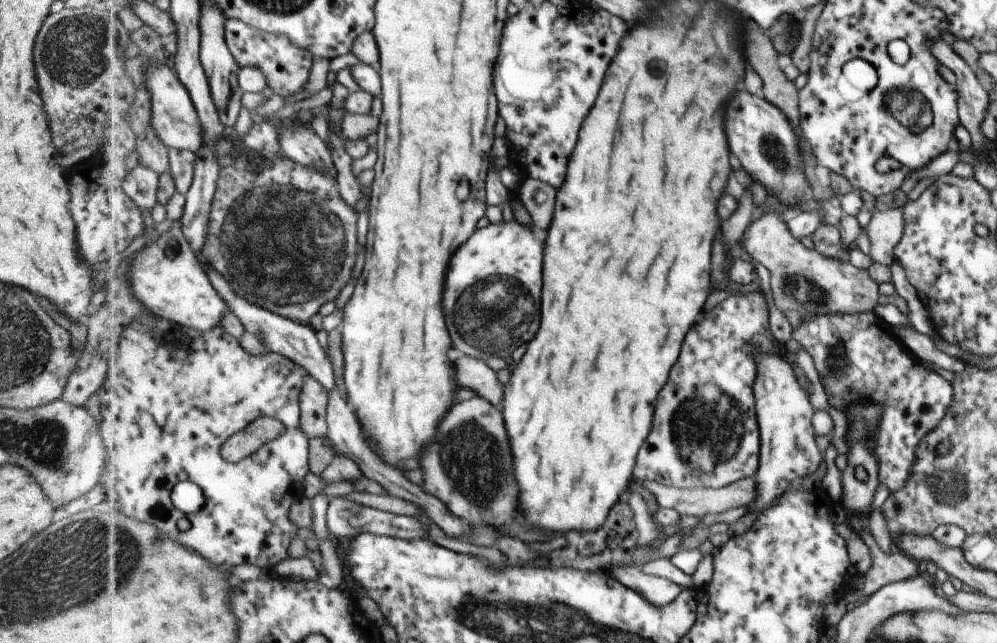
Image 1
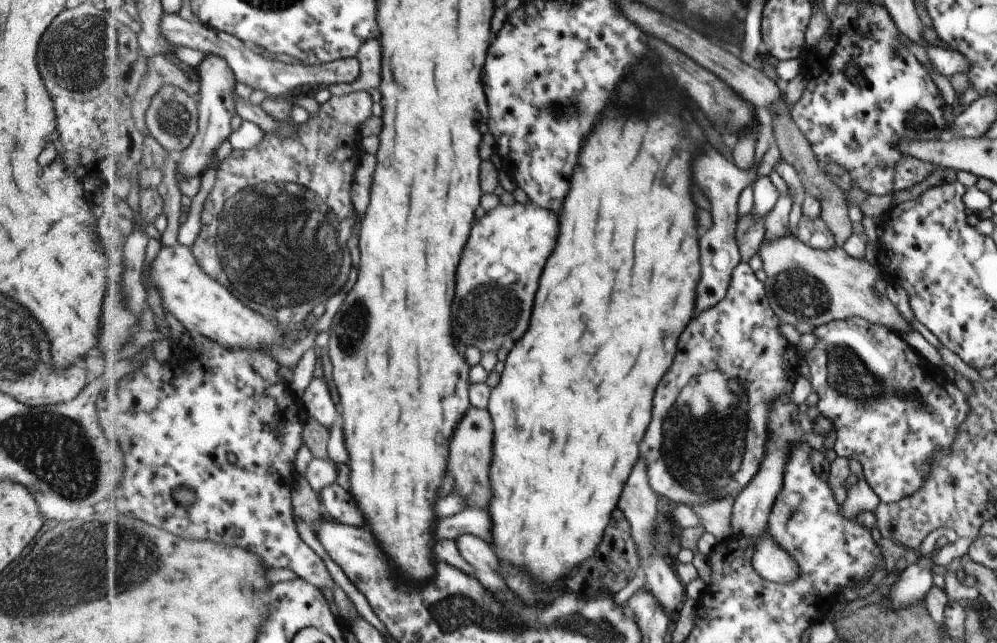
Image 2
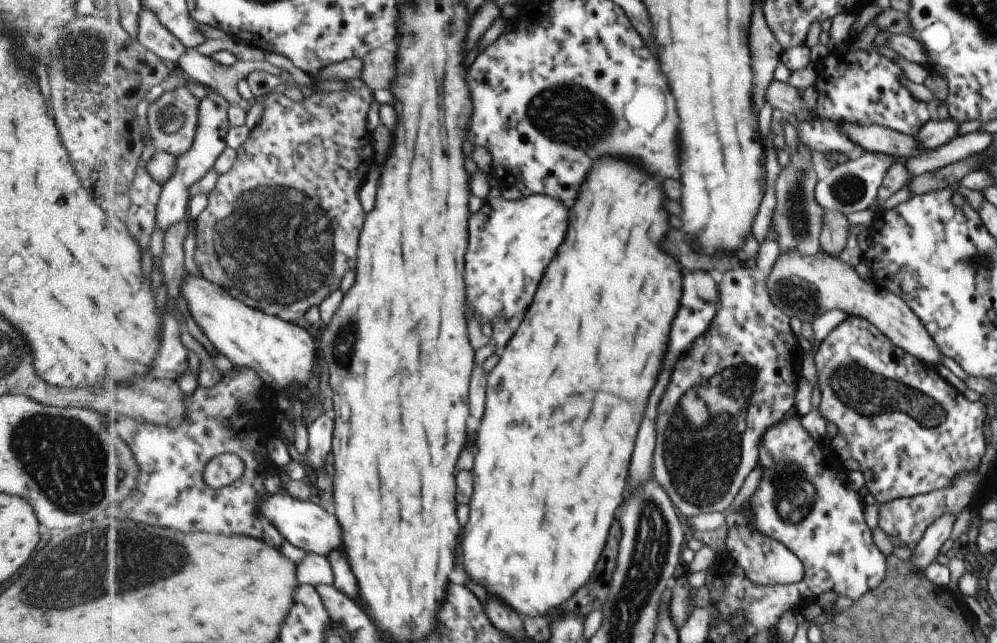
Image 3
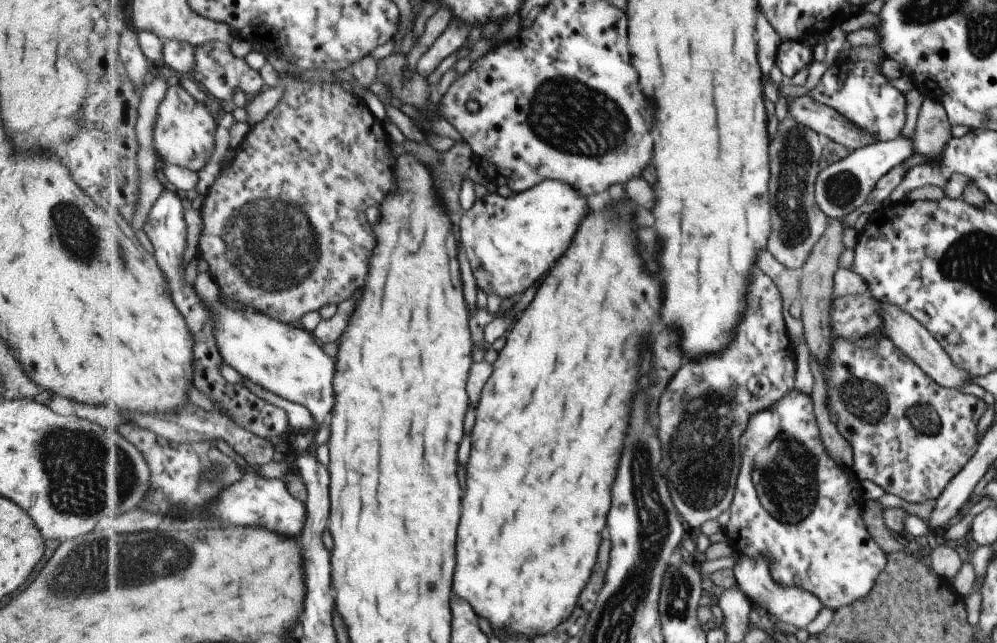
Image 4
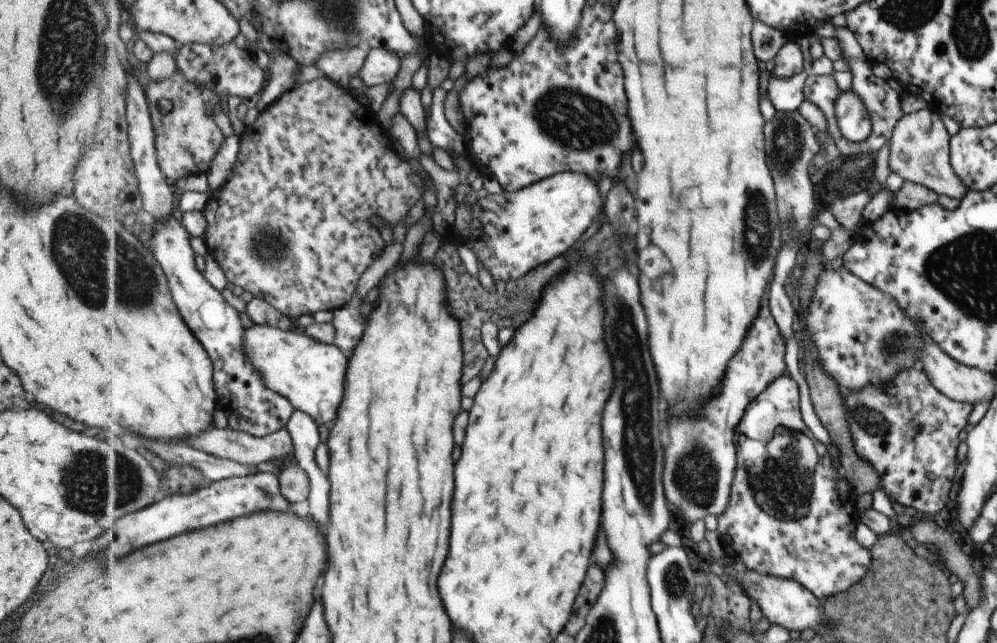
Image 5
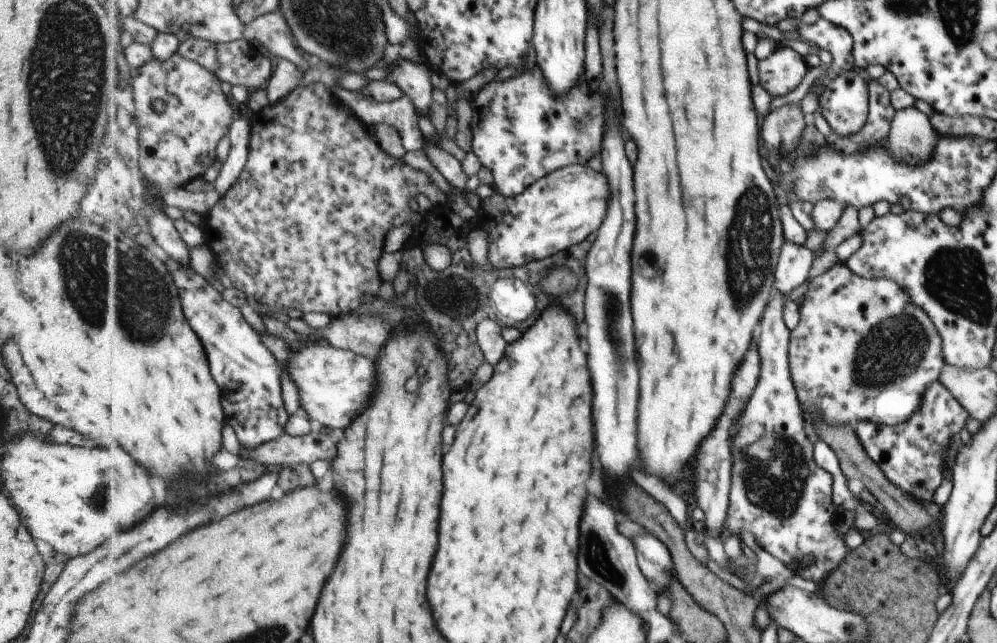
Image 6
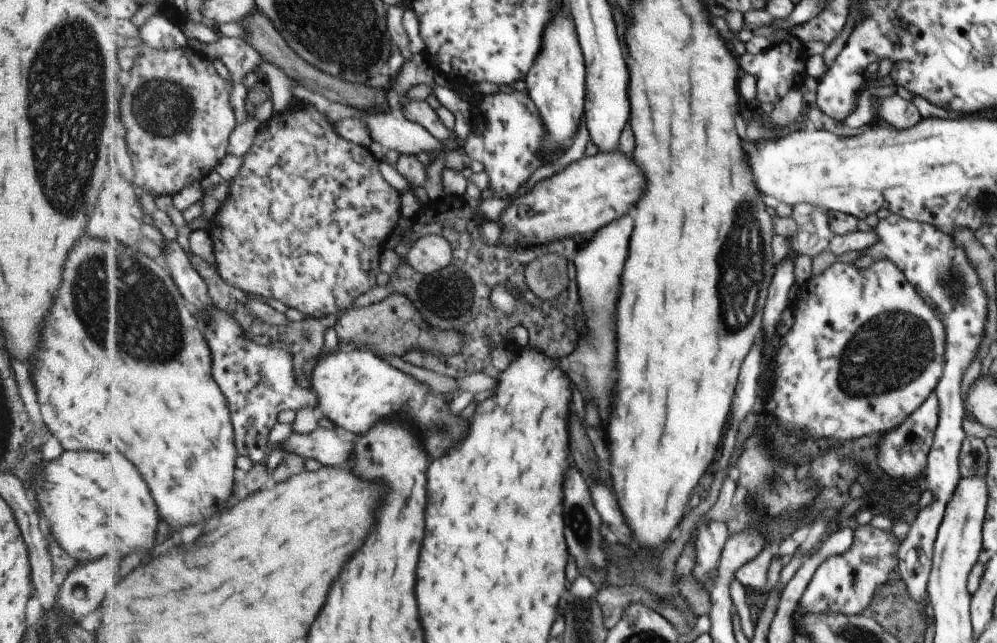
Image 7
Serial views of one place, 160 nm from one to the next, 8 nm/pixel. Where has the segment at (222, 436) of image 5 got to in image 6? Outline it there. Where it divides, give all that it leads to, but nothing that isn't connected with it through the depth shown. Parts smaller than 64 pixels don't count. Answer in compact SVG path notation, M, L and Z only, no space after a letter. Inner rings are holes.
M309 432L307 436L295 437L284 433L267 444L261 444L248 459L261 462L270 469L280 469L295 464L311 464L316 460L331 462L337 456L337 444L329 434Z

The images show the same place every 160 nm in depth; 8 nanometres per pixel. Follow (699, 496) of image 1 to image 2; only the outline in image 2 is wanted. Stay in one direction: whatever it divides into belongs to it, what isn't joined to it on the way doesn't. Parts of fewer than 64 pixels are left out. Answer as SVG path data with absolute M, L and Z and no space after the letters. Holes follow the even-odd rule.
M729 495L708 503L693 503L690 506L701 518L706 532L713 534L717 541L721 542L735 534L732 525L735 501L736 496Z

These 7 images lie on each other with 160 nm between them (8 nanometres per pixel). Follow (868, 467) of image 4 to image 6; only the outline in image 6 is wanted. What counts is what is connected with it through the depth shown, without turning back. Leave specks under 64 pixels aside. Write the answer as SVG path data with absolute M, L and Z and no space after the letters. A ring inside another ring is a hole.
M935 381L923 392L922 403L909 420L891 426L859 422L852 427L867 457L891 484L919 502L929 502L935 488L941 484L945 448L949 444L949 438L966 426L965 420L968 420L966 410Z

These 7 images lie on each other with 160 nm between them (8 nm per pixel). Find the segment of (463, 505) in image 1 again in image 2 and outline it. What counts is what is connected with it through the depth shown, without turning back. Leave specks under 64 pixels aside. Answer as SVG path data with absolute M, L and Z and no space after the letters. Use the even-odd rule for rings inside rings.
M471 408L467 416L459 422L455 436L451 438L451 452L449 452L449 474L455 478L455 494L463 496L467 506L475 508L489 508L493 500L491 490L491 462L493 462L493 420L489 410Z

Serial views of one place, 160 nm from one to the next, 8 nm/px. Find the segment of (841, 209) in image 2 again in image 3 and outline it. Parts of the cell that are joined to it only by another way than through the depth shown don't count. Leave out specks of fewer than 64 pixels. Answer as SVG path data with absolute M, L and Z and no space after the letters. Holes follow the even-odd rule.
M825 209L822 214L819 242L821 252L838 256L845 246L848 237L846 214L838 210Z

